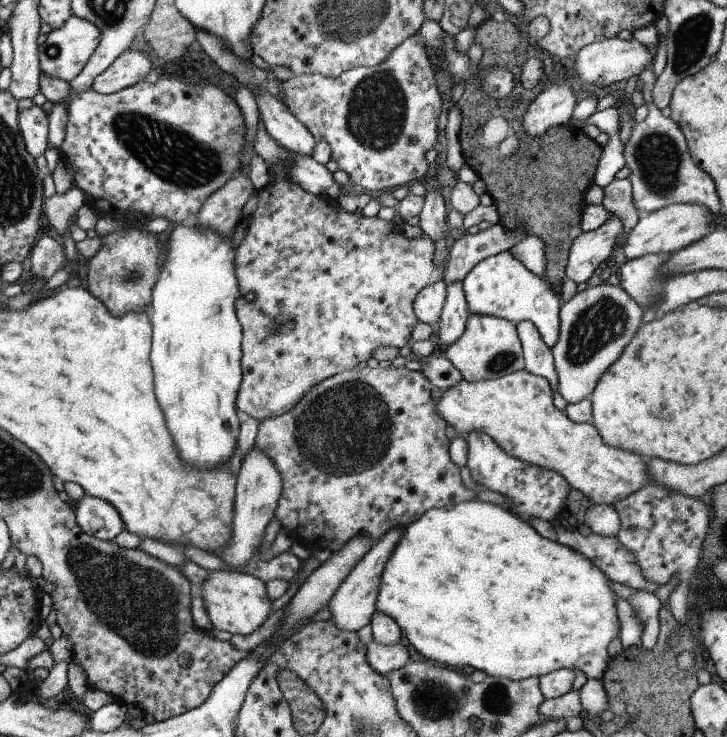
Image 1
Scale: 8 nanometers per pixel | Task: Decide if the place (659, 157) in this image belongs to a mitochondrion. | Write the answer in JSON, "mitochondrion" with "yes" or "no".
{"mitochondrion":"yes"}

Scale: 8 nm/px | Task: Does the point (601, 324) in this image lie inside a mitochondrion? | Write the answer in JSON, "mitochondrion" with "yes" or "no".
{"mitochondrion":"yes"}

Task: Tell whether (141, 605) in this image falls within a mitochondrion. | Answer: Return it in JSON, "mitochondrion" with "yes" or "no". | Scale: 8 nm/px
{"mitochondrion":"yes"}

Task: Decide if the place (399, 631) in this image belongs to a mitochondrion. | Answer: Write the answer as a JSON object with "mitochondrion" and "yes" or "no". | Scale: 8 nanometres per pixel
{"mitochondrion":"no"}

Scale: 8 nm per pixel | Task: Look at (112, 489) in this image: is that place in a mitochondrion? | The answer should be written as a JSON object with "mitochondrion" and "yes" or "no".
{"mitochondrion":"no"}

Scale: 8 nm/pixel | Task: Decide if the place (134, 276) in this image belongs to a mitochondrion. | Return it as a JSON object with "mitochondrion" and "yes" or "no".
{"mitochondrion":"yes"}

